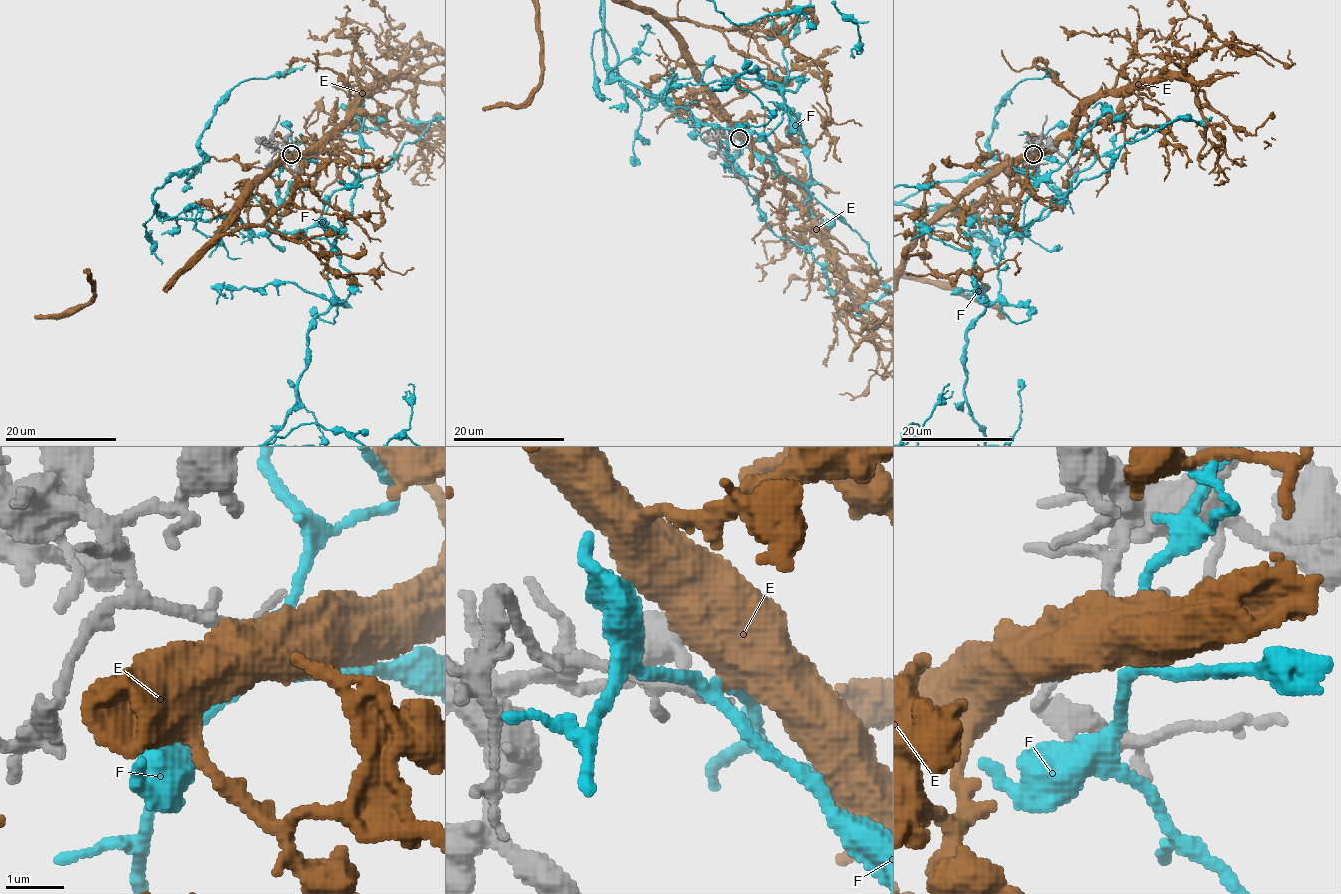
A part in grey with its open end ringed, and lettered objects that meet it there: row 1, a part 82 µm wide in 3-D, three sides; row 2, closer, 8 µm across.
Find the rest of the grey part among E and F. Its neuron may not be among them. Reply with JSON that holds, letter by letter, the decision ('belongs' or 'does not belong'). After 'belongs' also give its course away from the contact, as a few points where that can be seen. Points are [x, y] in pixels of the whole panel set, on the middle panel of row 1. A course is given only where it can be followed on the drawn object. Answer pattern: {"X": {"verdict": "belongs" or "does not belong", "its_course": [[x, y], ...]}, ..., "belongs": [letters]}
{"E": {"verdict": "belongs"}, "F": {"verdict": "does not belong"}, "belongs": ["E"]}

